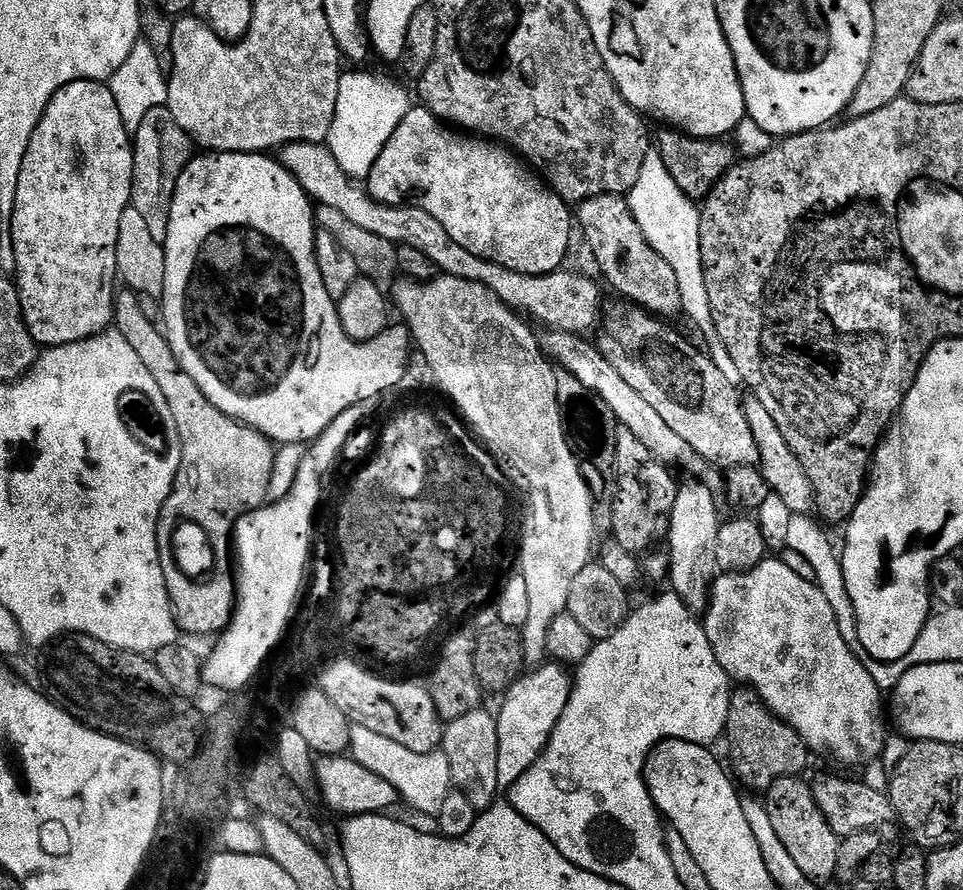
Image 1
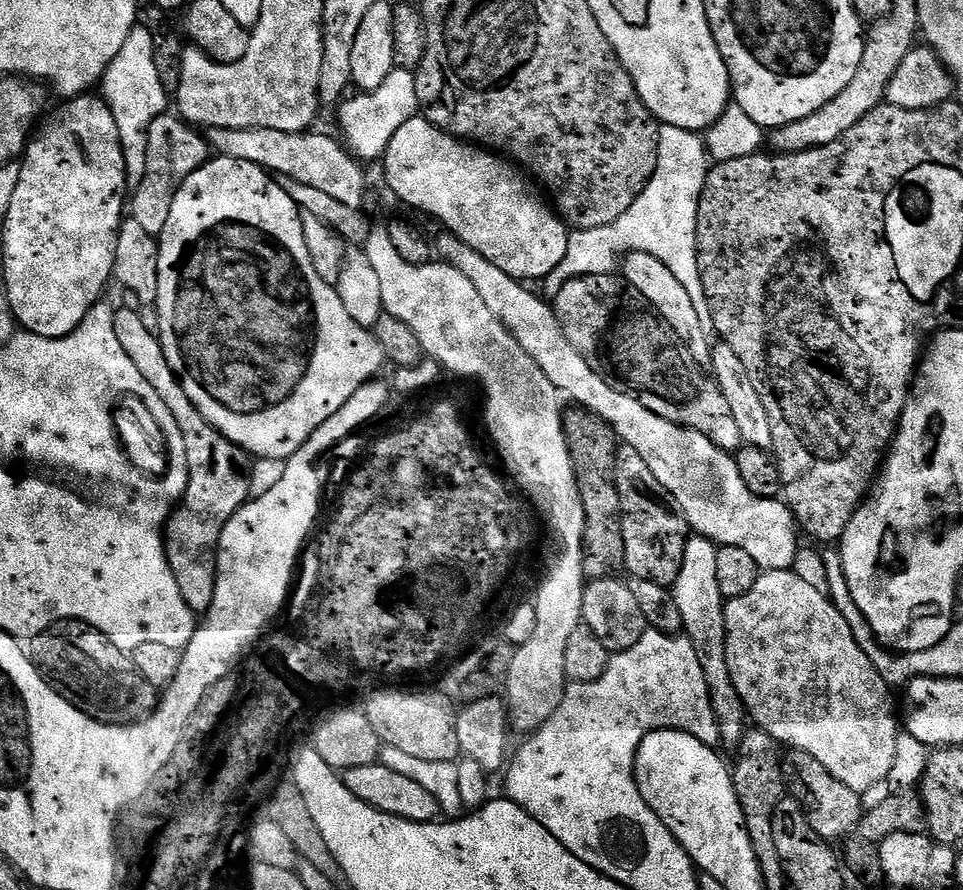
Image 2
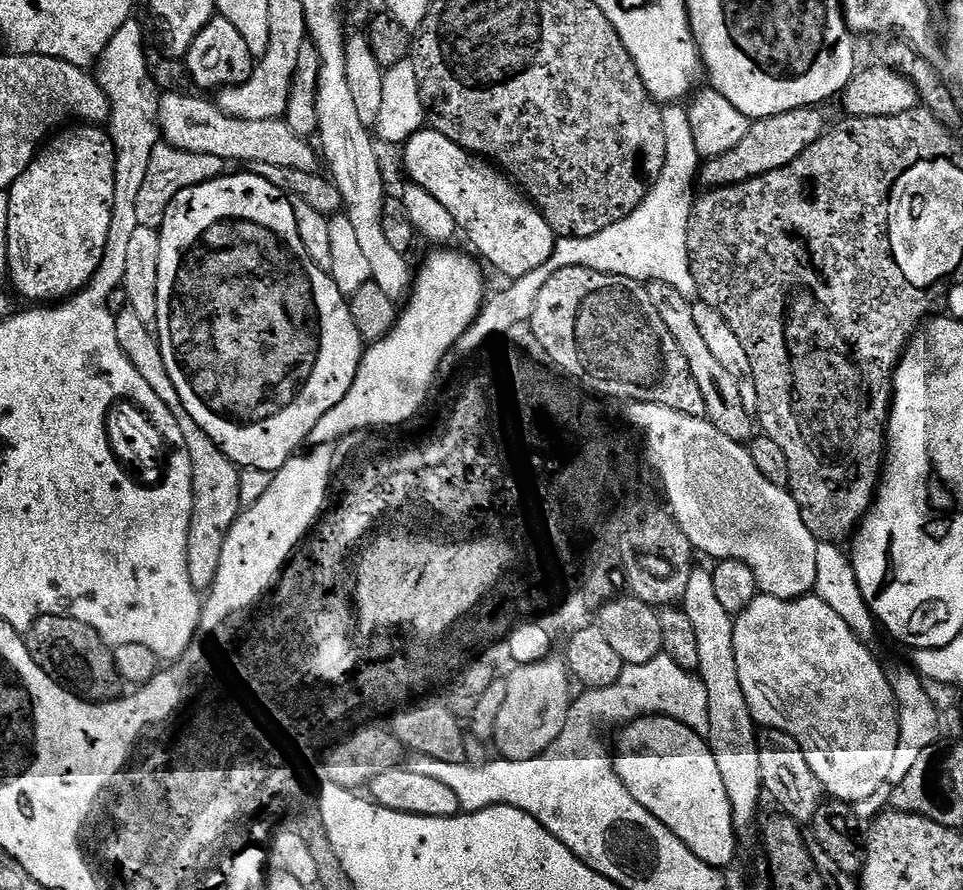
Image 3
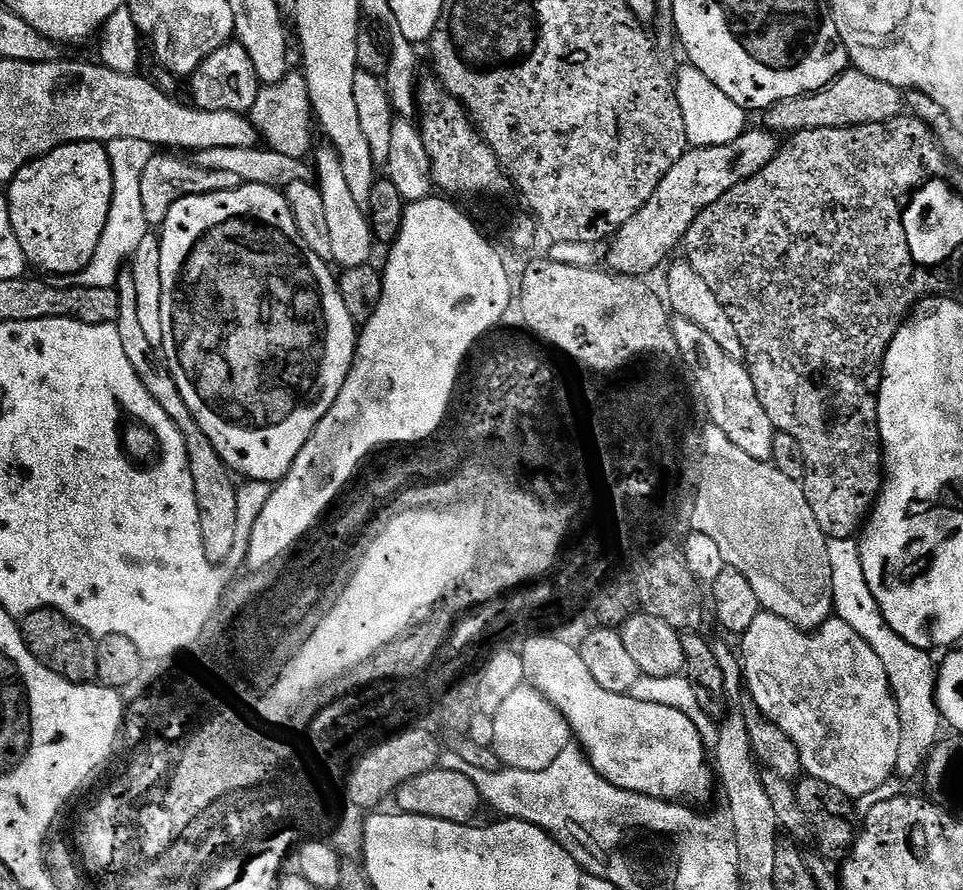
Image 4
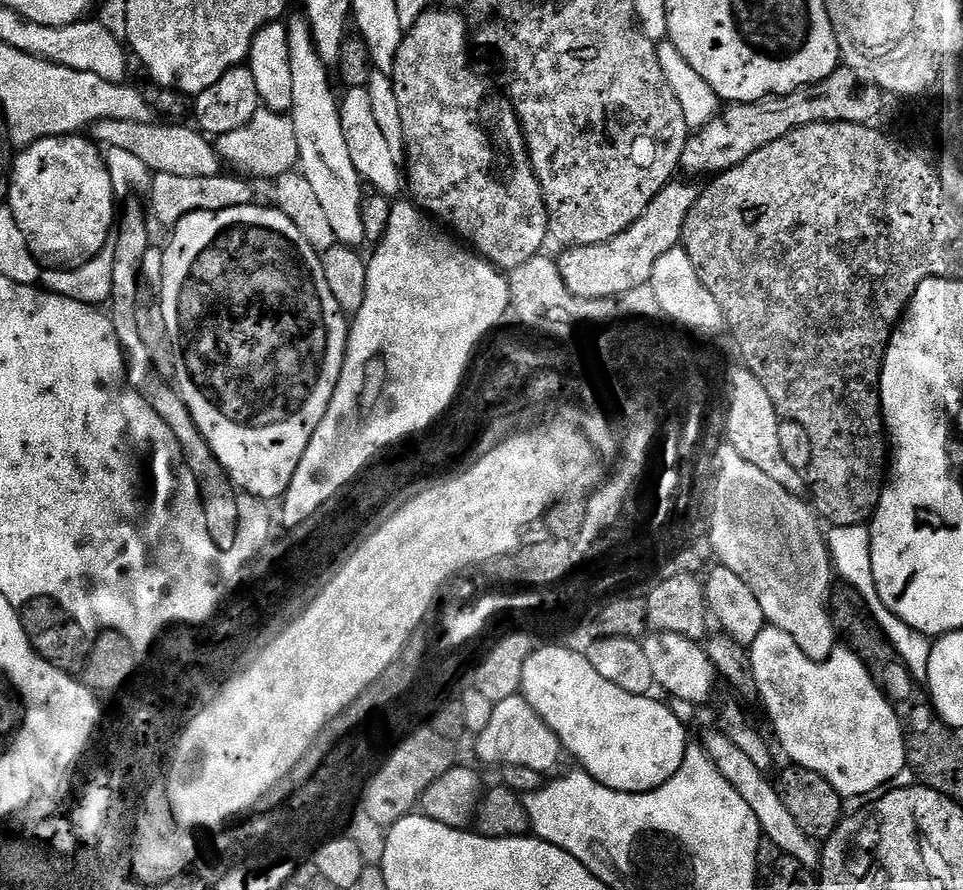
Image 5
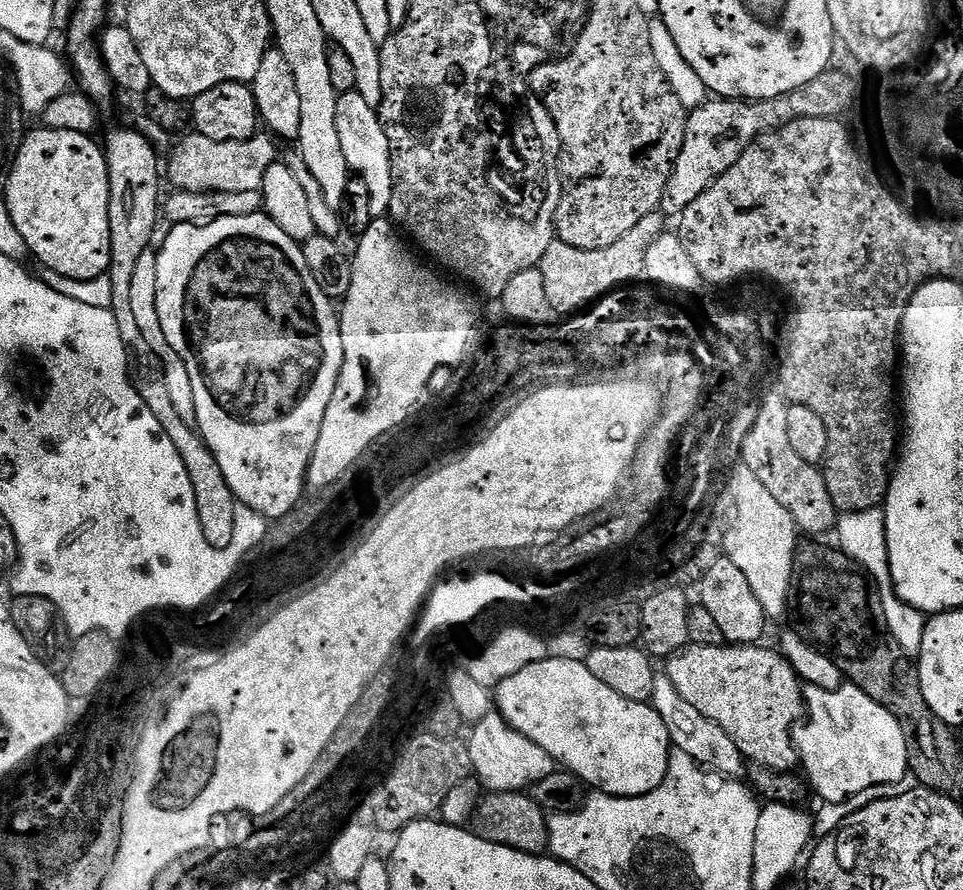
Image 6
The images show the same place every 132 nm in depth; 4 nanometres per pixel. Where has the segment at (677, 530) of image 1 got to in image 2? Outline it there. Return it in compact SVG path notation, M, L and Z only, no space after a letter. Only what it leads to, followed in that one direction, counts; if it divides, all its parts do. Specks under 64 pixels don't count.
M689 535L686 542L686 554L682 570L678 570L676 583L671 591L678 604L684 623L683 635L694 646L698 662L702 662L702 674L706 674L706 686L712 689L714 714L720 723L720 744L735 750L746 731L746 713L744 703L730 678L730 666L726 666L726 626L724 625L724 605L722 590L718 590L718 554L717 545L705 536Z

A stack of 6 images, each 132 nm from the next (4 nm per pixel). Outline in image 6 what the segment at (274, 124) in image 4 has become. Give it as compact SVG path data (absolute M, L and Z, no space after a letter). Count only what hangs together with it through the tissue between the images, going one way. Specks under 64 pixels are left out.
M188 134L181 140L184 141L177 146L176 157L169 164L167 161L166 180L173 184L173 189L182 192L259 192L266 170L270 170L270 166L278 160L277 141L268 134L257 134L242 142L214 142L214 138L199 134Z

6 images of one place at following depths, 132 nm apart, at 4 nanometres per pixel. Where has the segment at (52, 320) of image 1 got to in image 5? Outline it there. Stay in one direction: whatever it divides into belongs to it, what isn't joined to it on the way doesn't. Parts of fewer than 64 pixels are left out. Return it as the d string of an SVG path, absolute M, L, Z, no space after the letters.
M80 134L47 136L17 151L10 169L6 207L14 214L14 222L18 222L28 249L37 260L49 260L47 263L52 266L75 266L94 258L109 243L118 216L118 197L112 189L104 152L91 139L84 138Z

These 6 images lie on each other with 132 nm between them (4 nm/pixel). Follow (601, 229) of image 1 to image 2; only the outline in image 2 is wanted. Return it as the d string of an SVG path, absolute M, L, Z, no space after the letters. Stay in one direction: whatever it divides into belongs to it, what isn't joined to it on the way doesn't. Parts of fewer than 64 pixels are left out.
M629 252L622 260L622 275L630 286L634 286L634 290L638 290L638 294L642 294L642 298L646 298L646 302L650 302L652 309L668 323L670 330L678 334L678 338L690 350L694 362L701 366L711 365L713 341L708 340L709 333L698 318L690 293L683 288L682 282L678 282L678 278L674 278L674 274L670 274L668 267L658 262L654 254Z

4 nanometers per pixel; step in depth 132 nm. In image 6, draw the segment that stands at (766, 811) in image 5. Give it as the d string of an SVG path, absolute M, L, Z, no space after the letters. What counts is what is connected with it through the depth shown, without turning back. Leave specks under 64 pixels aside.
M666 674L657 675L650 703L666 726L669 741L675 747L677 744L688 755L685 757L691 763L699 764L701 769L707 770L712 776L722 776L726 780L736 780L745 775L746 757L736 747L730 734L726 734L726 730L722 730L722 726L718 726L702 714L698 714L698 710L694 710L694 706L690 706L683 700L678 694L678 690L674 690L674 686Z

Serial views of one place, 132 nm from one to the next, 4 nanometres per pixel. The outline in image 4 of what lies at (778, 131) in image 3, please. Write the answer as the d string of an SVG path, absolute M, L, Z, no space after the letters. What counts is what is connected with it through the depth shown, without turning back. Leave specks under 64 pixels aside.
M763 126L752 130L745 130L726 145L689 147L682 158L666 170L666 178L662 178L662 182L658 182L658 190L650 194L650 202L646 202L646 206L642 206L642 210L638 210L638 214L634 214L634 218L630 218L630 222L611 237L607 245L607 267L618 276L647 277L647 272L654 271L660 263L663 265L664 258L683 245L694 218L698 218L706 206L714 206L726 190L734 190L734 186L754 178L758 170L770 166L780 152L781 137Z

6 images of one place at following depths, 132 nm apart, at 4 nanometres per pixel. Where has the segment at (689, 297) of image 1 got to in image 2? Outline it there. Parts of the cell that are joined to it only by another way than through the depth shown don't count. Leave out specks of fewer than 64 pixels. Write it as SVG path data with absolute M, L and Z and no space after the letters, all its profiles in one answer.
M661 124L658 166L646 190L642 190L634 206L630 206L630 210L626 210L626 214L622 214L622 218L610 226L576 230L569 235L566 258L562 258L562 262L558 262L558 266L554 266L554 270L550 270L550 274L542 281L543 295L554 298L566 280L583 276L611 276L617 271L622 257L629 252L654 254L654 258L663 262L670 274L674 274L674 278L678 278L678 282L682 282L683 288L690 293L704 329L711 329L712 315L696 257L698 206L709 167L710 157L703 135L682 130L678 126Z

